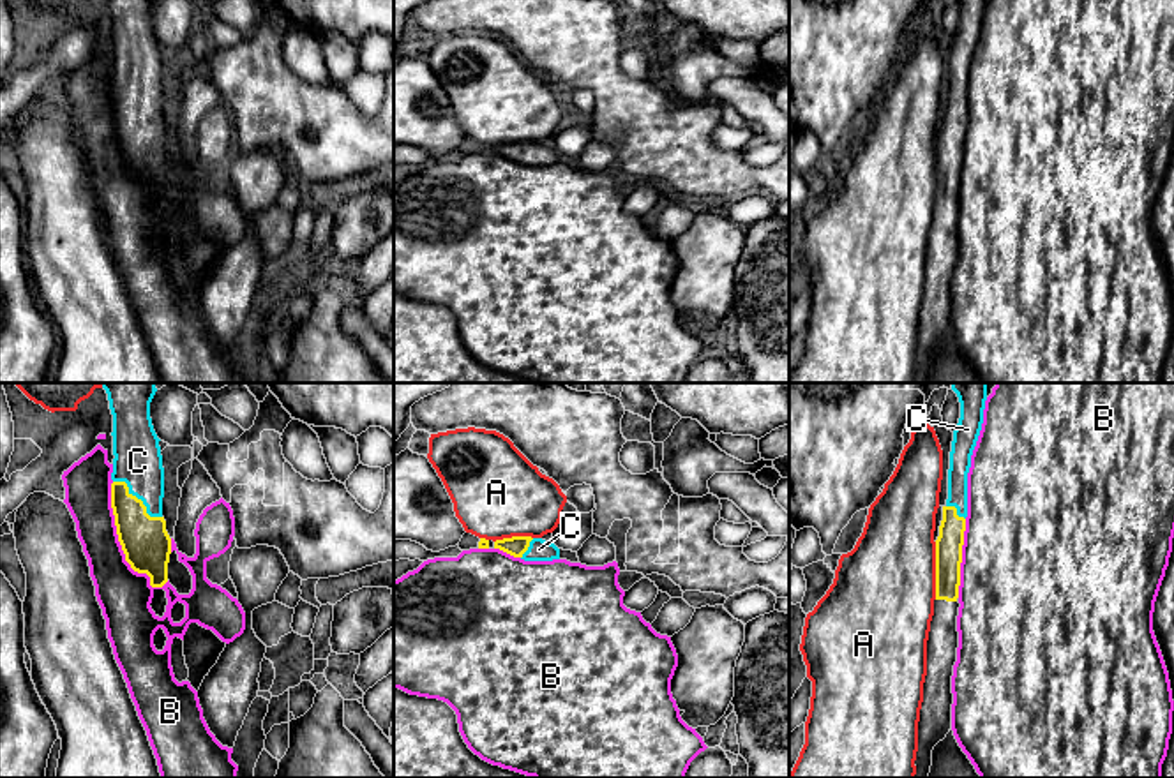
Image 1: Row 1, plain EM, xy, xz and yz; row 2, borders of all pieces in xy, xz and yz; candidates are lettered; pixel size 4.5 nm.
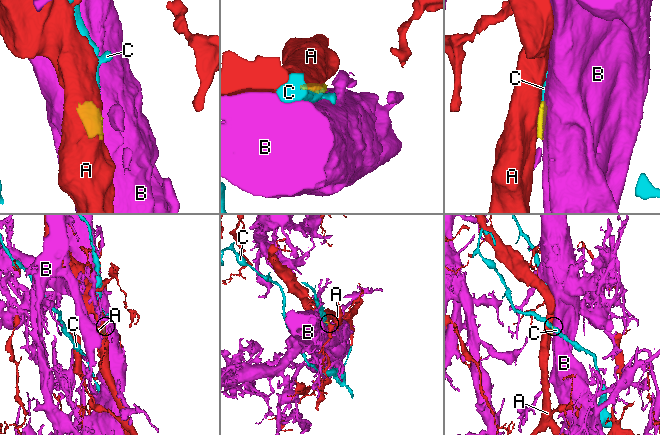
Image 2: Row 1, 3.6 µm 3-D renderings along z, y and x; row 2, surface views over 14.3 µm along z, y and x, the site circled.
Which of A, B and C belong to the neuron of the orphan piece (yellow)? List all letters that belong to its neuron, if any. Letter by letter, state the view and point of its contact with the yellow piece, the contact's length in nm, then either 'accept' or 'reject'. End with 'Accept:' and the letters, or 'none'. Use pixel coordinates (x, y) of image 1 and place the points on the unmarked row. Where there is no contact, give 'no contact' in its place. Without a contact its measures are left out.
A: yz (936, 175) | 260 nm | reject
B: xy (119, 145) | 550 nm | reject
C: xy (136, 103) | 280 nm | accept
Accept: C

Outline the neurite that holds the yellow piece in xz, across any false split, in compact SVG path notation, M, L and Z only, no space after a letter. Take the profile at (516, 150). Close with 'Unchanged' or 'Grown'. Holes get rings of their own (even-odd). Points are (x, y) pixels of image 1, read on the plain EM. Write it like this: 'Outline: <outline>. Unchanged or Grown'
Outline: M512 141L512 143L496 145L494 153L500 153L524 166L560 164L560 153L554 148L531 141Z. Grown

